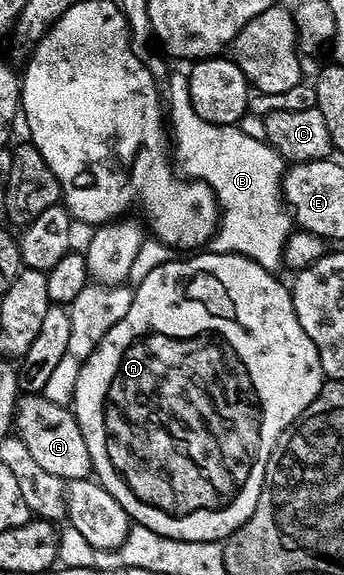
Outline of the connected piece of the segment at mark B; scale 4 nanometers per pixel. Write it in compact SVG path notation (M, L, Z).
M169 72L166 84L168 84L166 113L170 118L171 132L172 129L176 132L176 141L174 137L175 164L185 178L205 181L216 192L216 203L220 207L220 220L210 242L211 252L240 253L243 257L248 257L266 269L279 270L279 265L281 267L285 264L286 246L294 229L294 222L282 196L282 182L286 168L284 158L267 141L250 139L250 136L244 135L243 131L235 125L215 125L206 123L206 119L199 117L190 103L187 72Z

